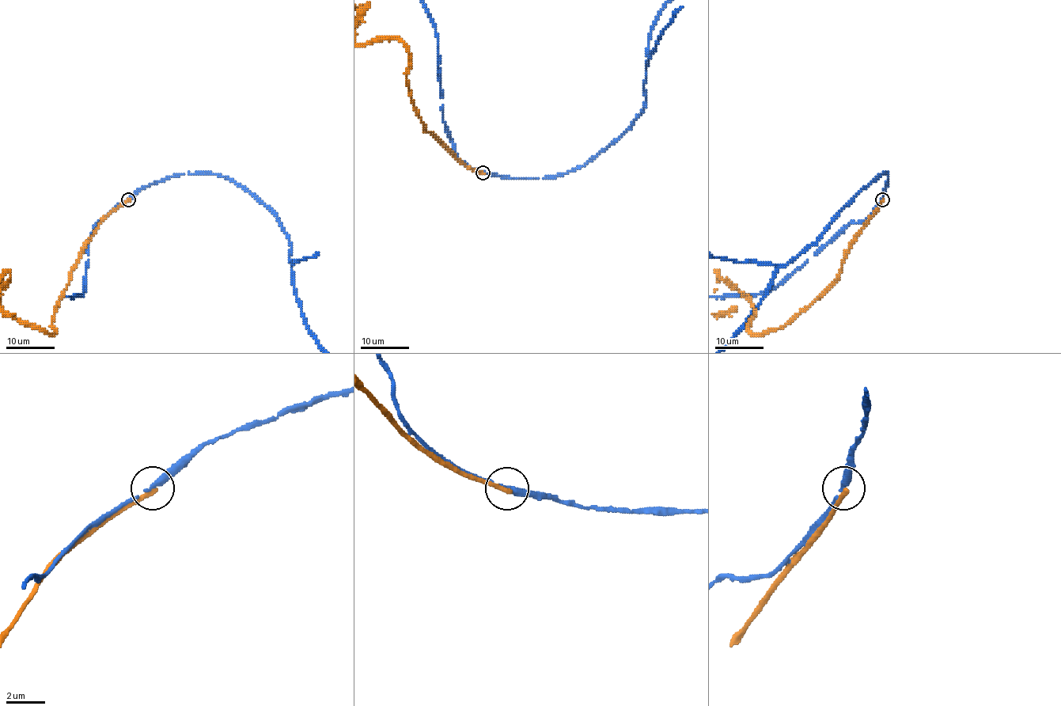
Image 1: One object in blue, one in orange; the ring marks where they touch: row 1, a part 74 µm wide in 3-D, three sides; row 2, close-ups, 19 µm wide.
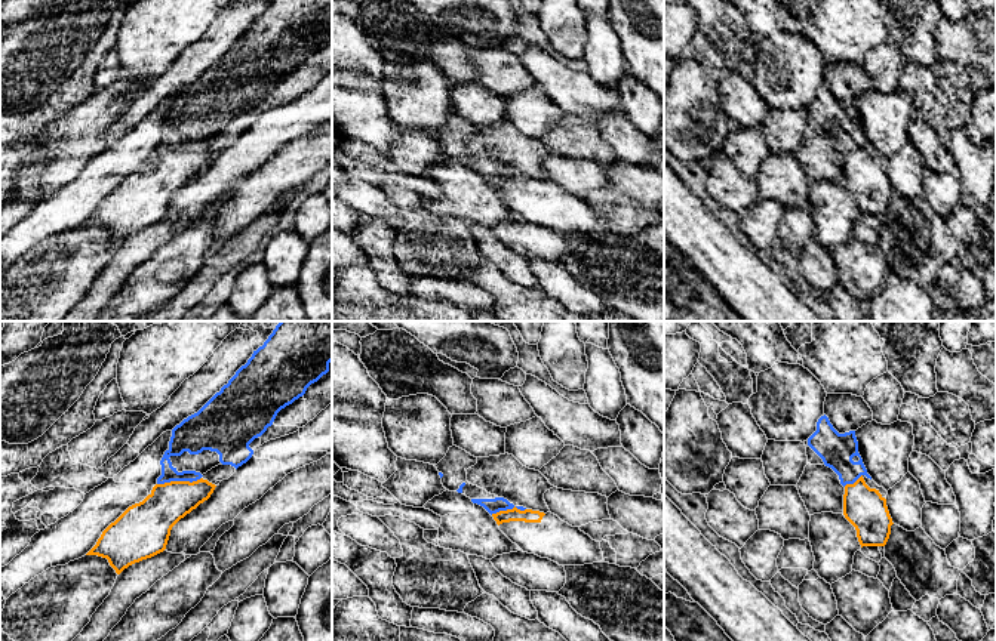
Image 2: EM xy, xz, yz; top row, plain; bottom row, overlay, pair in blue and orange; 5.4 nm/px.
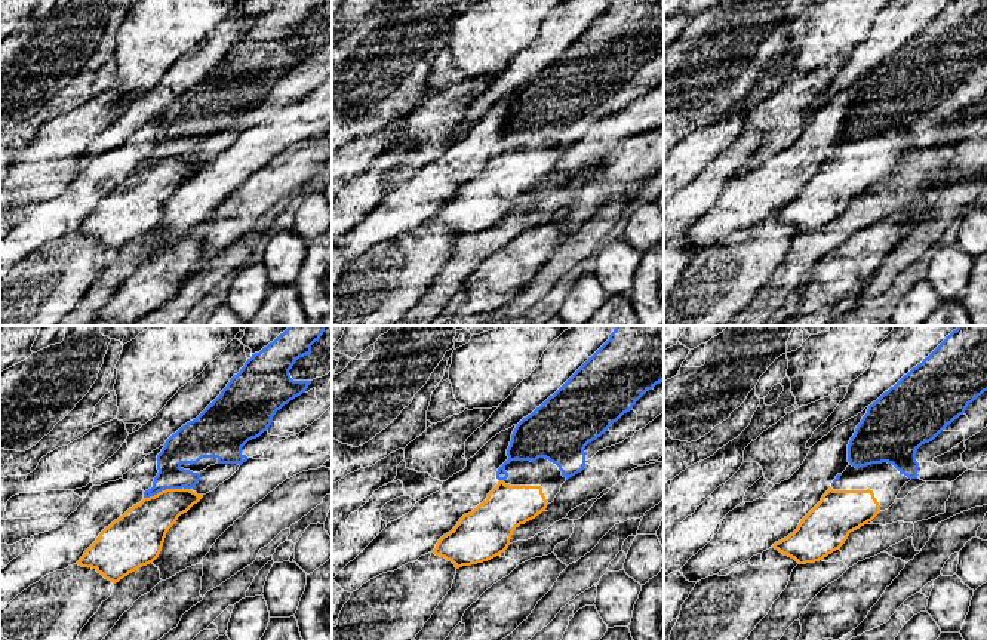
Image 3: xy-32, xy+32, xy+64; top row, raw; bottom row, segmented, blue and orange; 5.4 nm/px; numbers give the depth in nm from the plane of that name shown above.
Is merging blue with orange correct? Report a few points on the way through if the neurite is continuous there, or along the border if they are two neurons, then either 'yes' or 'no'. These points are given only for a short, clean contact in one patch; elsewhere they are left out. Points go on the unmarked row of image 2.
no

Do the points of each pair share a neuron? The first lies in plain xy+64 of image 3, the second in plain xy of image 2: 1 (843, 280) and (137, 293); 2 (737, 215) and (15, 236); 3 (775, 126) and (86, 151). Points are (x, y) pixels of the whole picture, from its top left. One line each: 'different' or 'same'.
1: same
2: same
3: different

